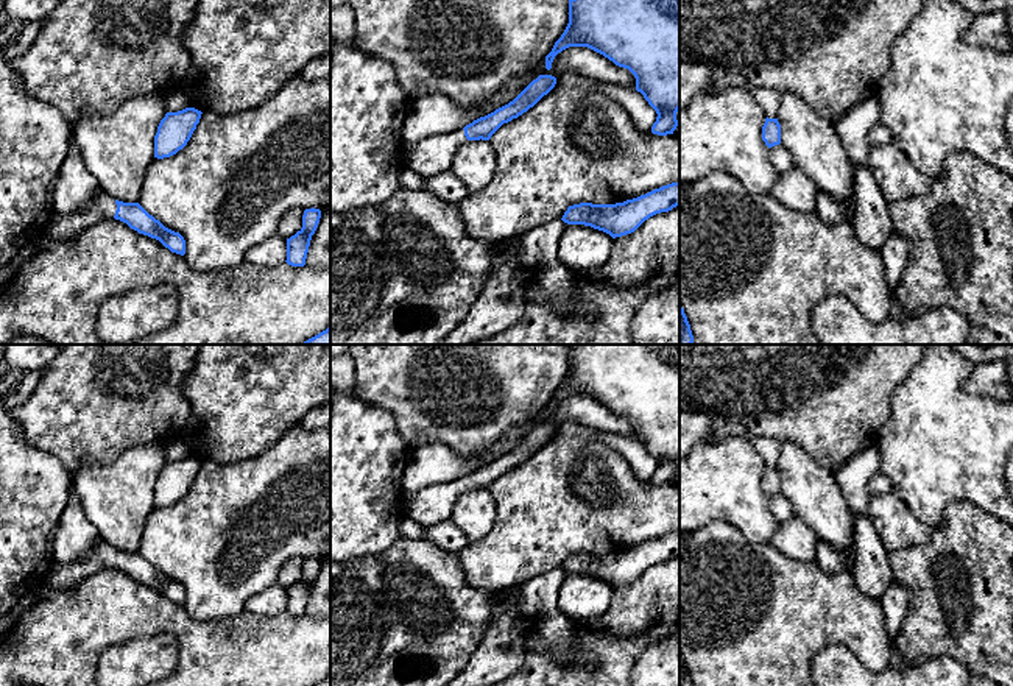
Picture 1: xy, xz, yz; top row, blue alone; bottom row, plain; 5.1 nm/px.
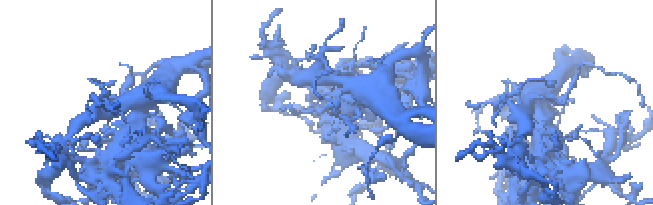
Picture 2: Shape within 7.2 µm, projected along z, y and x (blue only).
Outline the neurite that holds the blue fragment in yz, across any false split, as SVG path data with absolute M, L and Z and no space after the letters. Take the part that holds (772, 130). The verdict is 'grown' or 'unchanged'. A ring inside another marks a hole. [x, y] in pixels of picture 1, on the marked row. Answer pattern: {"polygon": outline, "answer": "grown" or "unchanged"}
{"polygon": "M765 118L762 126L762 140L768 148L781 143L781 125L778 118Z", "answer": "unchanged"}

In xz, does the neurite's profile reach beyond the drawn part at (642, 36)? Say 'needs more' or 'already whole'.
already whole

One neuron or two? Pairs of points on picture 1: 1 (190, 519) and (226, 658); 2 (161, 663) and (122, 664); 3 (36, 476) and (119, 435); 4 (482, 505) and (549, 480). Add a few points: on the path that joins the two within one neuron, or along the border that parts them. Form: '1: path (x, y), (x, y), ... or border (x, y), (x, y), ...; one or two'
1: border (183, 605), (201, 621), (231, 618), (243, 610); two
2: path (151, 663), (131, 664); one
3: border (30, 445), (50, 452), (70, 474); two
4: border (490, 490), (496, 504), (496, 521), (485, 537); two

